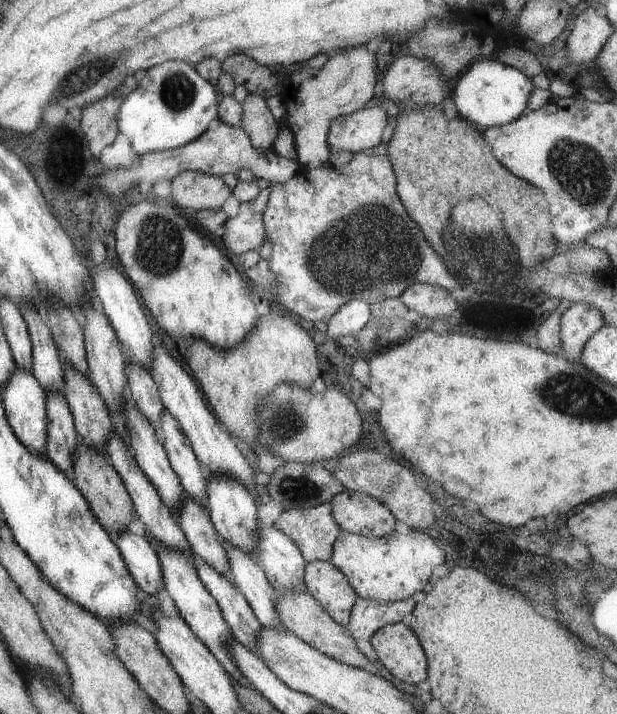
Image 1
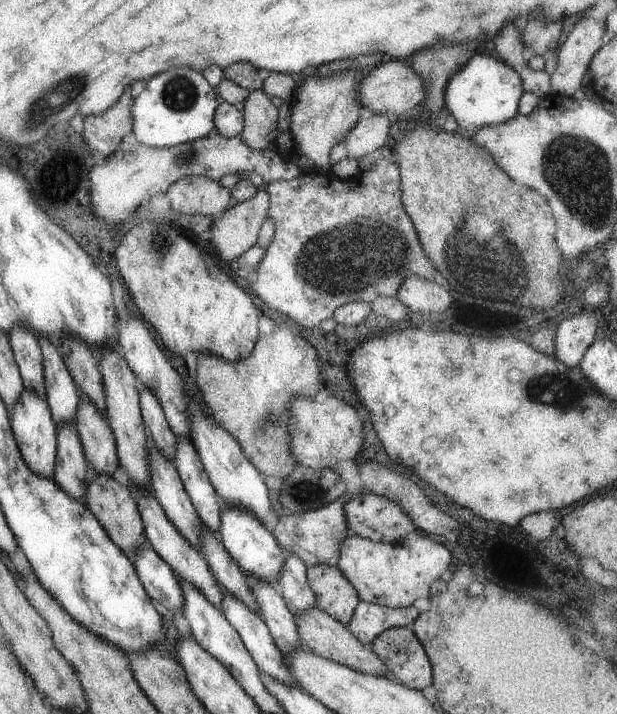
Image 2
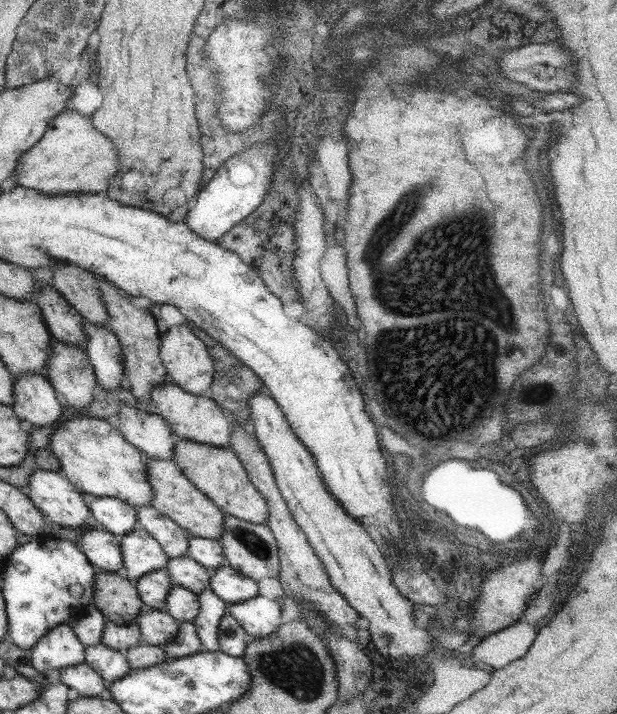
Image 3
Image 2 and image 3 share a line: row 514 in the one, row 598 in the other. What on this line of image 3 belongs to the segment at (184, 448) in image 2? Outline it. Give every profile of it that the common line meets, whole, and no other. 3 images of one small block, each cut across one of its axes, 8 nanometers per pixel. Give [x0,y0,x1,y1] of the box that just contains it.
[192,588,227,652]

